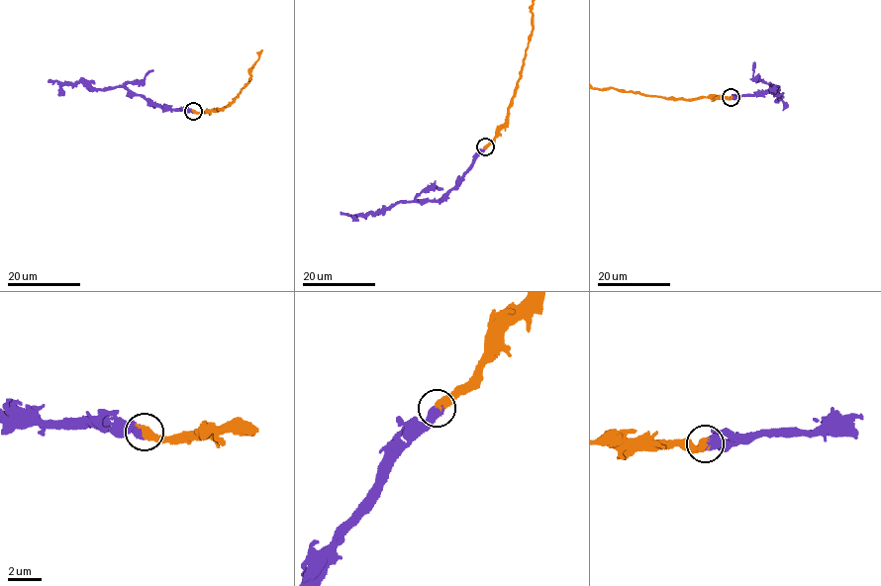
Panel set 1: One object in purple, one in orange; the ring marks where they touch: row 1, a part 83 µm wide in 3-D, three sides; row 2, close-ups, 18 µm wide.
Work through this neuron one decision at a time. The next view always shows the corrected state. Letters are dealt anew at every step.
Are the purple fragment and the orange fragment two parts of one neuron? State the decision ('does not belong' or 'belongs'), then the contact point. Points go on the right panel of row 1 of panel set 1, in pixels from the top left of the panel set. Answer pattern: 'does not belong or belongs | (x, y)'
belongs | (731, 97)

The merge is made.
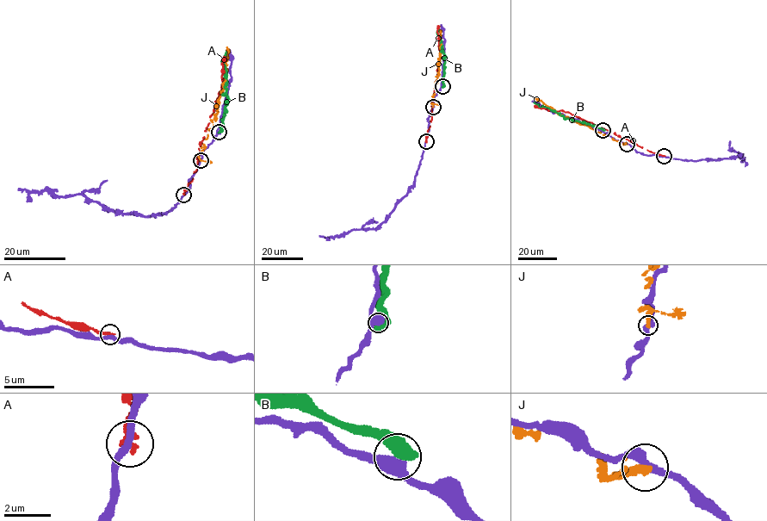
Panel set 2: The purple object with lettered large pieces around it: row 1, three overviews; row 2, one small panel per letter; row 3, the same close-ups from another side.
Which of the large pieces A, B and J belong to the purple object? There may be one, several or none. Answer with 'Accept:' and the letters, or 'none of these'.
Accept: none of these

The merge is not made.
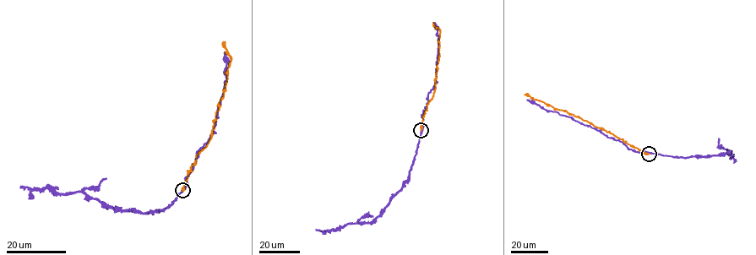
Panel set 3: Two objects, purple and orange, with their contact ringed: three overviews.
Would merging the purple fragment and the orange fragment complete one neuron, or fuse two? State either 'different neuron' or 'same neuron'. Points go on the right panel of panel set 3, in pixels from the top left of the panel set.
different neuron

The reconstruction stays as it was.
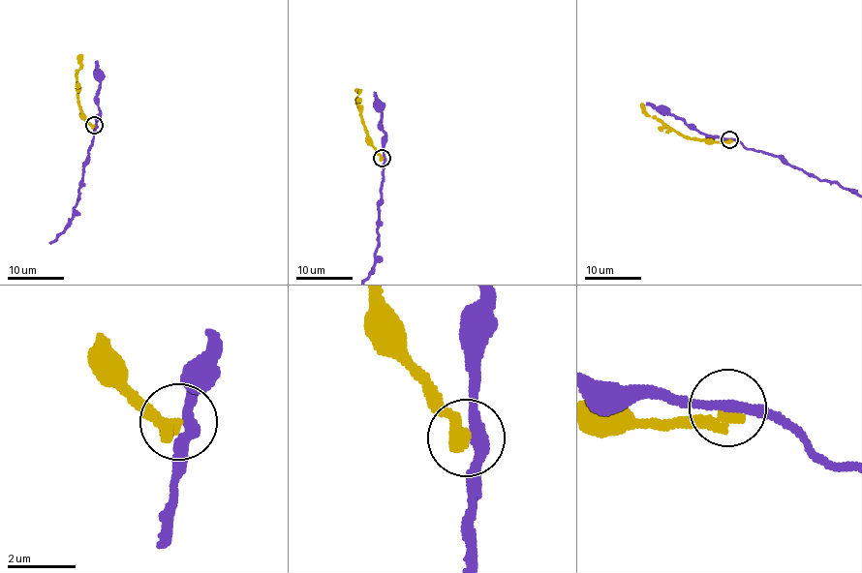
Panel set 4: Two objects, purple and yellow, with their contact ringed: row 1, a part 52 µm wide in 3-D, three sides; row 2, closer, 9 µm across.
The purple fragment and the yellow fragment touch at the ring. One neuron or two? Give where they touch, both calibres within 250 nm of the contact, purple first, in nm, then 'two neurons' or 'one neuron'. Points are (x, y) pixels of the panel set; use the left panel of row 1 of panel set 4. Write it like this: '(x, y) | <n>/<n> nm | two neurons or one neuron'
(94, 125) | 300/400 nm | two neurons

